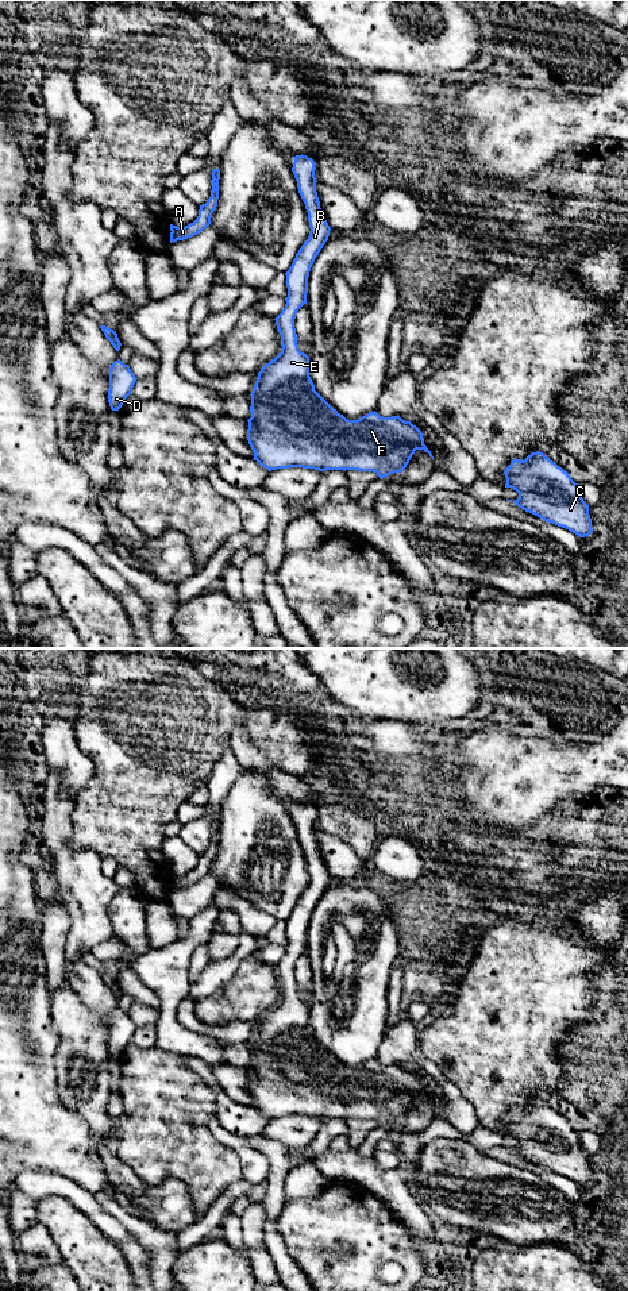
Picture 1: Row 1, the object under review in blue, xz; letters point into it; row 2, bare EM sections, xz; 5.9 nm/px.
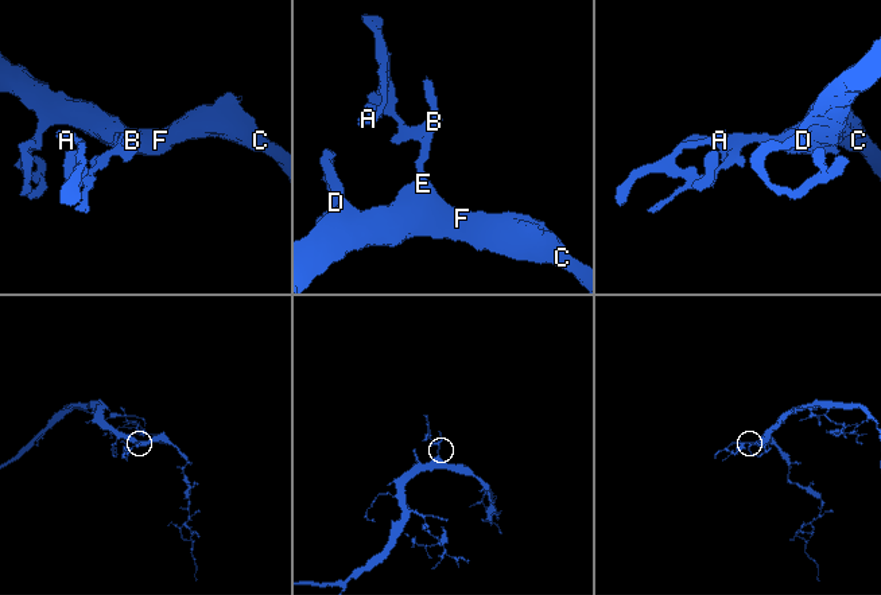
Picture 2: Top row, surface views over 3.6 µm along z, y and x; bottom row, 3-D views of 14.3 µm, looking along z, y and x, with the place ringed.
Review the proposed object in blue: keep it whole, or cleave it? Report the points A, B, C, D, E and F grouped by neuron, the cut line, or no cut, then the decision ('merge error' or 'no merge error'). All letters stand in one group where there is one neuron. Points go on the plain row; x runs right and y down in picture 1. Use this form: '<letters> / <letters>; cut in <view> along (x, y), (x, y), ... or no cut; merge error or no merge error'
A B C D E F; no cut; no merge error

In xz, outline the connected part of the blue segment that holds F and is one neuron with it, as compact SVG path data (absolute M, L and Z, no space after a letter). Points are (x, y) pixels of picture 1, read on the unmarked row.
M296 803L292 820L297 829L298 841L305 852L309 870L309 885L296 902L292 914L285 921L288 945L286 952L281 961L276 966L276 974L281 983L281 1001L266 1011L258 1021L258 1026L251 1040L251 1065L248 1070L247 1088L254 1101L254 1109L269 1119L277 1117L303 1115L315 1117L319 1119L325 1118L358 1118L373 1119L380 1128L394 1122L402 1121L409 1111L416 1098L424 1098L434 1107L431 1099L424 1092L421 1079L411 1070L402 1068L400 1064L382 1065L375 1059L362 1064L358 1068L348 1068L334 1057L316 1038L309 1025L309 1005L298 998L297 982L294 976L294 967L297 959L307 952L308 925L311 916L325 893L330 885L331 875L320 856L320 849L316 840L315 810L307 803Z

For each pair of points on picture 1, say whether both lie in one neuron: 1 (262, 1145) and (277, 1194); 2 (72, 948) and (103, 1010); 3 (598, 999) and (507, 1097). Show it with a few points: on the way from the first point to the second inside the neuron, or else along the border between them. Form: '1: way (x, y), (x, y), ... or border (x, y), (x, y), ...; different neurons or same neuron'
1: way (274, 1157), (276, 1182); same neuron
2: border (81, 958), (66, 960); different neurons
3: border (593, 978), (589, 1018); different neurons

